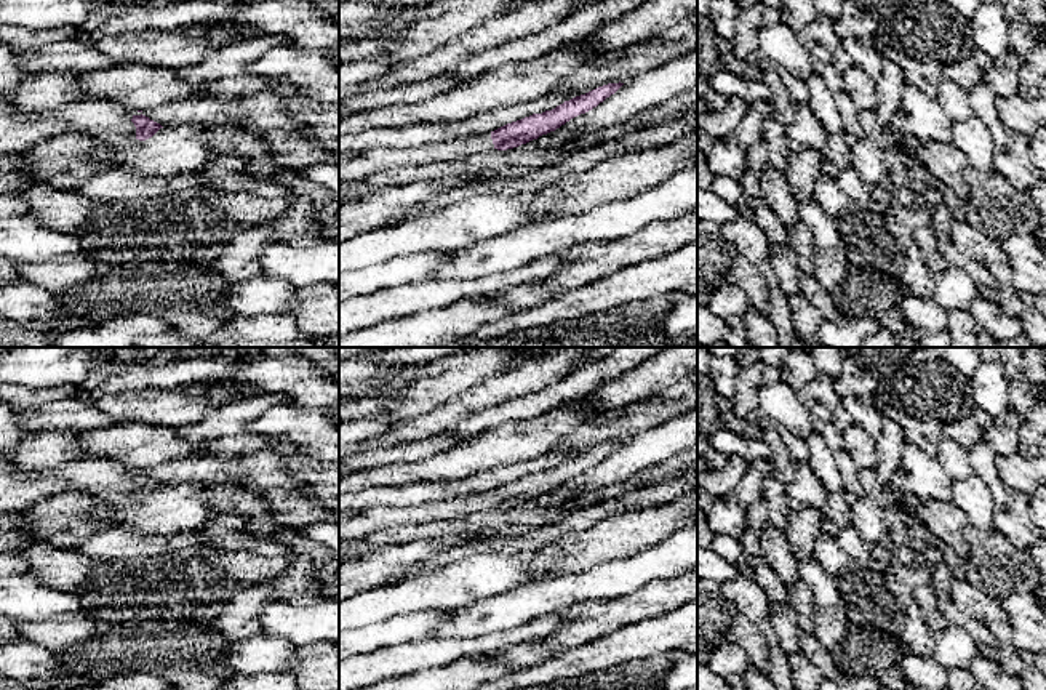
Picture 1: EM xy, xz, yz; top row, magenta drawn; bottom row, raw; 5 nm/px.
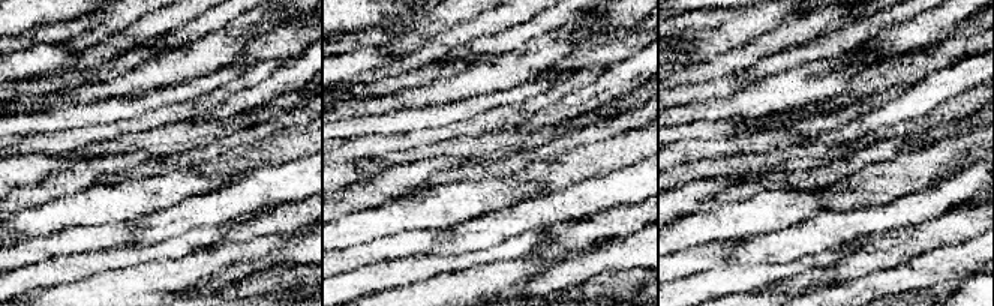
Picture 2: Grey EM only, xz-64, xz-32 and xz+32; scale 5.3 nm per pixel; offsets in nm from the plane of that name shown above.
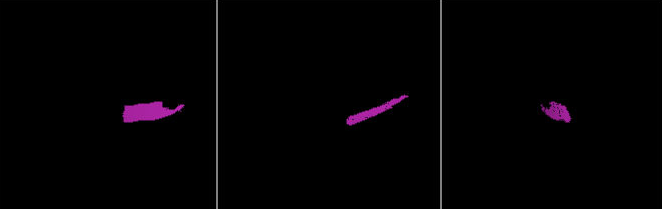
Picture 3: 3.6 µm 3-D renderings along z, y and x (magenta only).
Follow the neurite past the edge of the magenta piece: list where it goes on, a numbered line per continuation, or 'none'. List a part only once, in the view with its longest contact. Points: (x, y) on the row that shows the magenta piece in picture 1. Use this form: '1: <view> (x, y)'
1: xy (107, 120)

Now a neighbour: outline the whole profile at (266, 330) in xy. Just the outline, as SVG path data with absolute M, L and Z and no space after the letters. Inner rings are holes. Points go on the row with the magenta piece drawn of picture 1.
M291 314L235 315L197 347L328 347L323 338L309 336Z

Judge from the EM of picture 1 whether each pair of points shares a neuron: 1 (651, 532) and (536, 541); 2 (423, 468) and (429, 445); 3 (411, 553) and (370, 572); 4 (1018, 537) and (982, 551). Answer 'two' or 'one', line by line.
1: two
2: two
3: one
4: two

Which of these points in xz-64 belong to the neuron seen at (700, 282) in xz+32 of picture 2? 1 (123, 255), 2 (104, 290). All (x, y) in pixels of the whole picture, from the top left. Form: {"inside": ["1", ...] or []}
{"inside": ["1"]}

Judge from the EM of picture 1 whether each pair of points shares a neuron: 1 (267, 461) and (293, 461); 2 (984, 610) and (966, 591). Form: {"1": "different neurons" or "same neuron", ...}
{"1": "different neurons", "2": "same neuron"}

